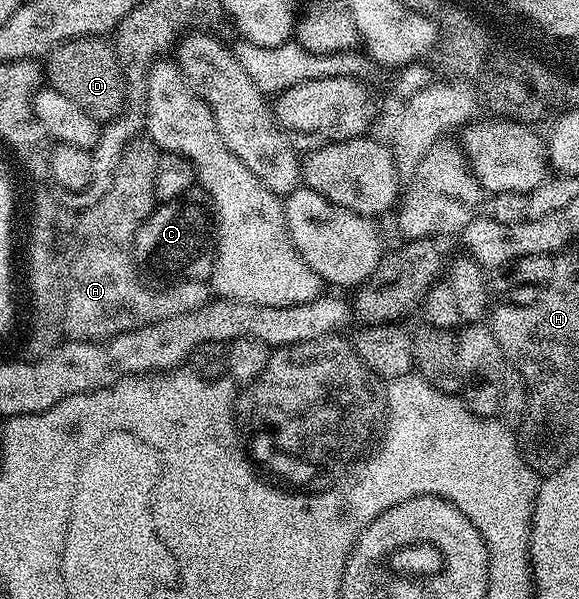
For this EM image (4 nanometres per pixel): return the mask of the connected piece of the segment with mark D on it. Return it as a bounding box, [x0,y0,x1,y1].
[45,36,127,122]

